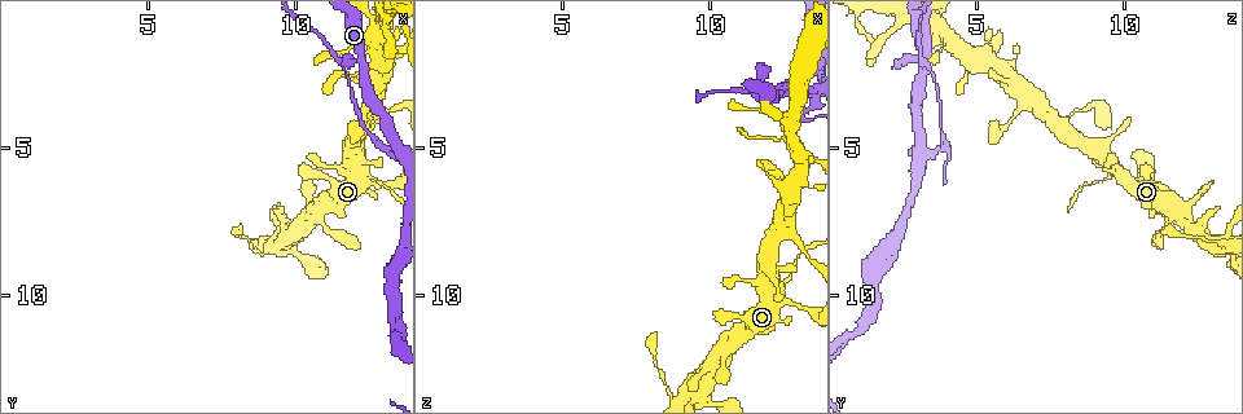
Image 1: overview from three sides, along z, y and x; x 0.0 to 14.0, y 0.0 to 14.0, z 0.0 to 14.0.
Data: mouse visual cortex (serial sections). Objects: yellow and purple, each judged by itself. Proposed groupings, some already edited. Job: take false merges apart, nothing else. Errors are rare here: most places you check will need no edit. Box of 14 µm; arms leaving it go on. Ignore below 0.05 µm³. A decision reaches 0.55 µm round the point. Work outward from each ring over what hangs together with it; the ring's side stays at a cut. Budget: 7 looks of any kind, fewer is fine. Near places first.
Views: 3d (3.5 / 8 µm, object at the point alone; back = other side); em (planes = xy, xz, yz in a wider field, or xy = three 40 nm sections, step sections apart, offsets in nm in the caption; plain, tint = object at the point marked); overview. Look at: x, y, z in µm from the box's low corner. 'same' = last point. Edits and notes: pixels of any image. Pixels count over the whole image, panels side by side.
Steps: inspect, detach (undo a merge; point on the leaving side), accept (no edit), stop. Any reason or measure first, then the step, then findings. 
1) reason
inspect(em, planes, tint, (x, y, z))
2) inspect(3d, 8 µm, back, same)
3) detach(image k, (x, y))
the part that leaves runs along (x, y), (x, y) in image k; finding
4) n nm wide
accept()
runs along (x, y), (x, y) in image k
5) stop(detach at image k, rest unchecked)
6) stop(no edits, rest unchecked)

four arms meet
inspect(3d, 8 µm, back, (12.4, 2.8, 6.2))

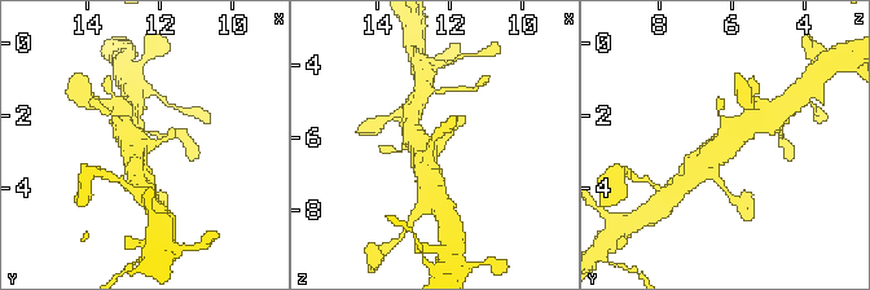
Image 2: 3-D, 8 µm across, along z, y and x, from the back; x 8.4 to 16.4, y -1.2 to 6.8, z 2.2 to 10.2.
zoom in
inspect(3d, 3.5 µm, (12.3, 2.9, 6.2))

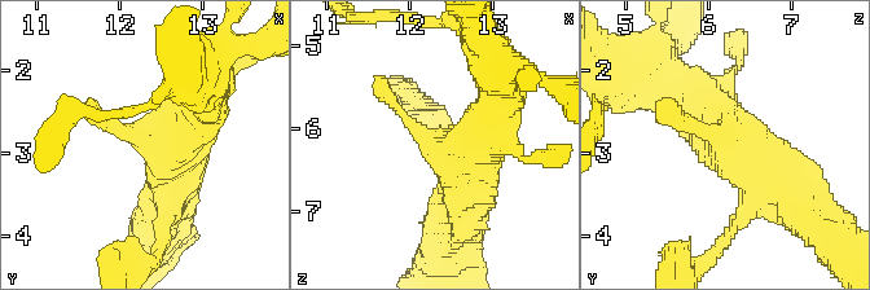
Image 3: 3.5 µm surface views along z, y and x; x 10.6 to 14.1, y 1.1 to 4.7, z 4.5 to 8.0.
4 arms; arms of 150, 300, 600, 700 nm; shape alone is not enough
inspect(em, xy, step 3, tint, (12.35, 2.80, 6.25))

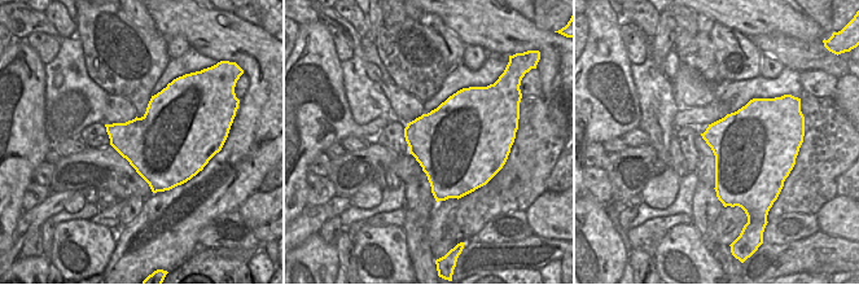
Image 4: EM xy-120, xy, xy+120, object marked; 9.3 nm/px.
accept()
runs along (763, 165), (693, 93), (633, 73) in image 3; continuous, no second cell

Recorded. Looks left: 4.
abrupt turn
inspect(3d, 8 µm, (13.1, 5.0, 4.0))

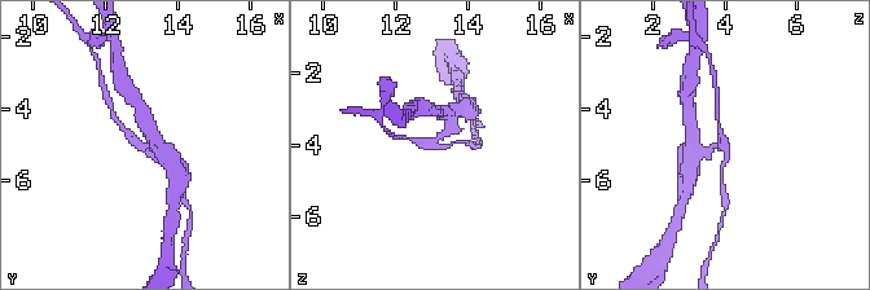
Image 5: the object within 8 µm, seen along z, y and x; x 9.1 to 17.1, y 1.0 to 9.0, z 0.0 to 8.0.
shape alone is not enough
inspect(em, planes, tint, (13.1, 5.1, 3.8))

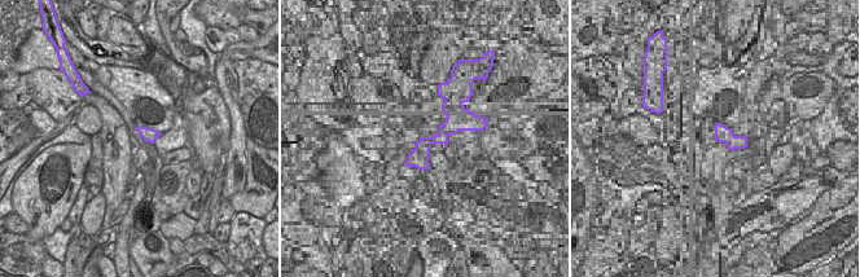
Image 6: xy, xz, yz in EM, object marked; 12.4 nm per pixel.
arms of 150, 150, 250 nm
detach(image 5, (418, 141))
the part that leaves runs along (439, 137), (422, 145), (404, 136) in image 5; two cells meet here

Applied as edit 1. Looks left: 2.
looks like a crossing
inspect(3d, 3.5 µm, back, (12.9, 0.8, 3.7))

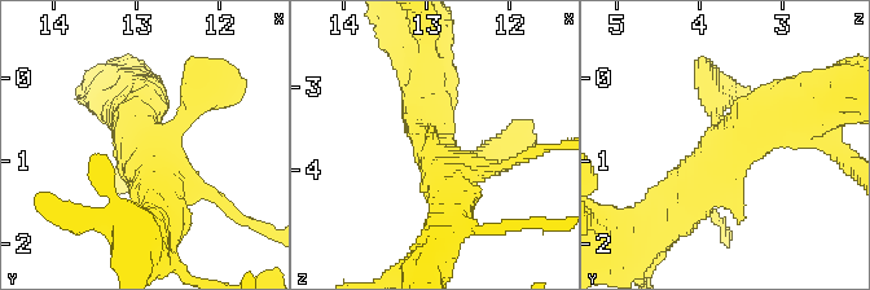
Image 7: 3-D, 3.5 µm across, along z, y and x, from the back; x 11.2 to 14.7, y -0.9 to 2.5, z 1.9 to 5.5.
now the EM
inspect(em, xy, step 2, tint, (12.90, 0.90, 3.75))

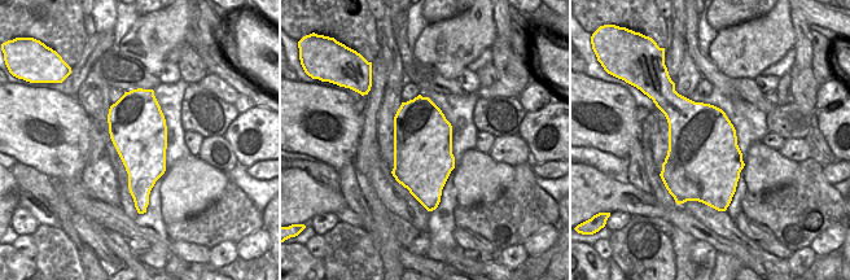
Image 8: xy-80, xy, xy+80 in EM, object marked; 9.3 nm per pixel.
accept()
runs along (664, 219), (747, 128), (794, 115) in image 7; one cell here

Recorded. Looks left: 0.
stop(detach at image 5, rest unchecked)

